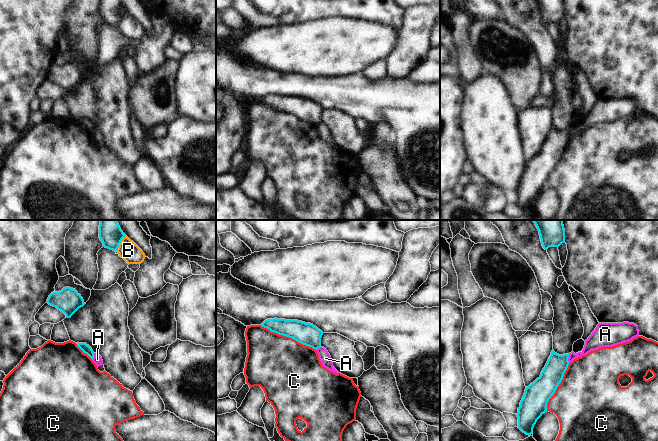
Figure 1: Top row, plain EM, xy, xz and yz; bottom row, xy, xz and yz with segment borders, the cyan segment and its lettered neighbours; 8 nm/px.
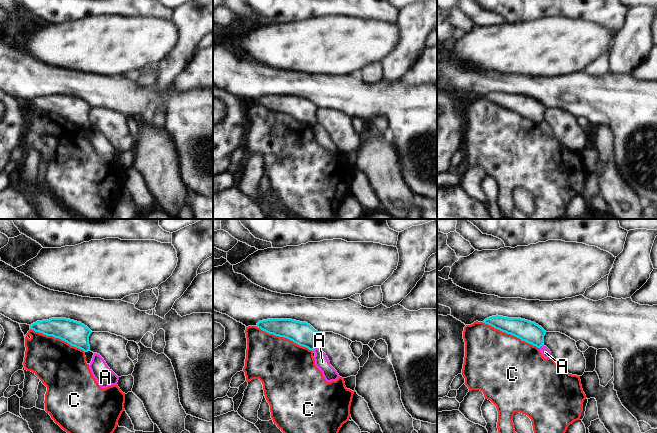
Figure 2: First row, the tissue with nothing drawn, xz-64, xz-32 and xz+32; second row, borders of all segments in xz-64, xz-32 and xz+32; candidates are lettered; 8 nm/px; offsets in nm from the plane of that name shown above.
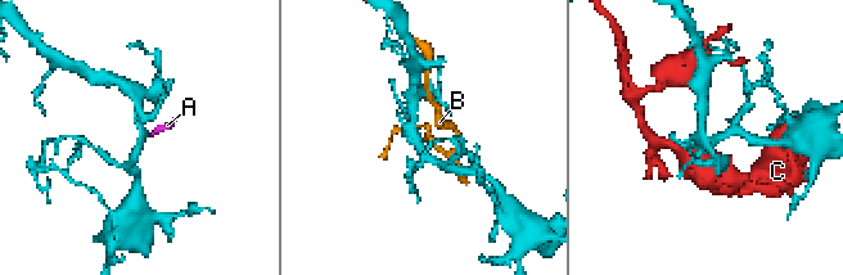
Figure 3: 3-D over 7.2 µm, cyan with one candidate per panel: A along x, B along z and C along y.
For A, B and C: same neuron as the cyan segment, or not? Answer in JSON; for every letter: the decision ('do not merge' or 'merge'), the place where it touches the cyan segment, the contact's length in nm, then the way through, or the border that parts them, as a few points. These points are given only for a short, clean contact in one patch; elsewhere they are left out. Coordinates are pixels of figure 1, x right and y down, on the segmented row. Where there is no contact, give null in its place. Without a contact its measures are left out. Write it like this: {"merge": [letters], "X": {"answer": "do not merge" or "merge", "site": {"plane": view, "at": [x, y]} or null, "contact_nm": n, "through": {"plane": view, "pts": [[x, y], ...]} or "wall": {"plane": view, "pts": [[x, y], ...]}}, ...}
{"merge": [], "A": {"answer": "do not merge", "site": {"plane": "yz", "at": [568, 357]}, "contact_nm": 70, "wall": {"plane": "yz", "pts": [[569, 354], [568, 362]]}}, "B": {"answer": "do not merge", "site": {"plane": "xy", "at": [120, 242]}, "contact_nm": 150}, "C": {"answer": "do not merge", "site": {"plane": "xz", "at": [288, 336]}, "contact_nm": 500}}

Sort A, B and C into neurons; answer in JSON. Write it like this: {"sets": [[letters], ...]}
{"sets": [["A"], ["B"], ["C"]]}

